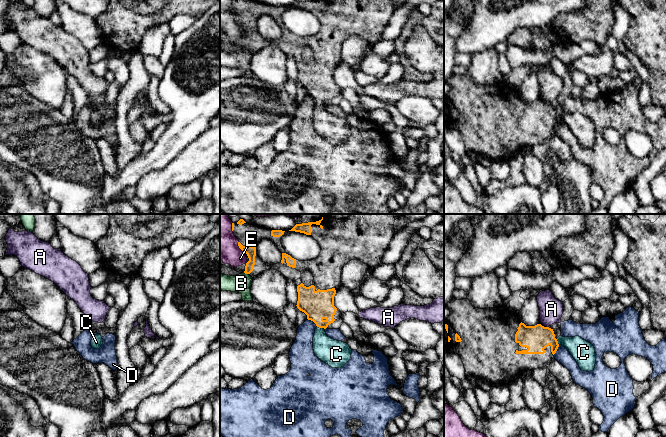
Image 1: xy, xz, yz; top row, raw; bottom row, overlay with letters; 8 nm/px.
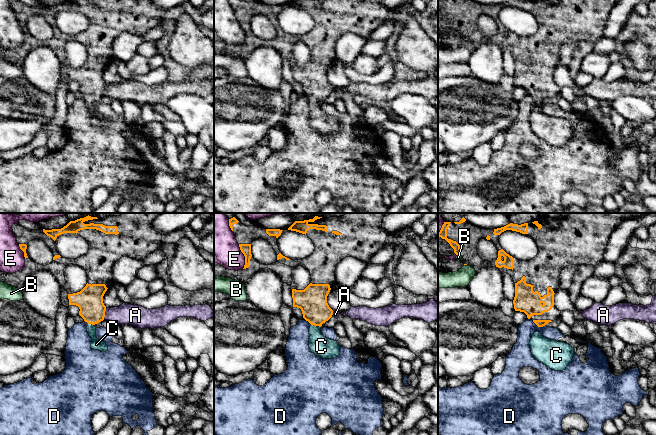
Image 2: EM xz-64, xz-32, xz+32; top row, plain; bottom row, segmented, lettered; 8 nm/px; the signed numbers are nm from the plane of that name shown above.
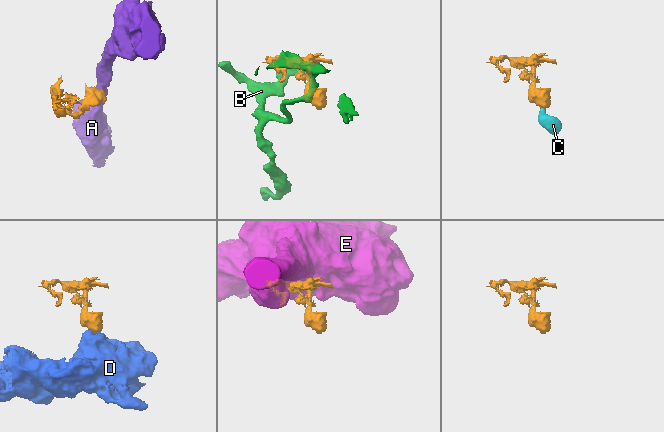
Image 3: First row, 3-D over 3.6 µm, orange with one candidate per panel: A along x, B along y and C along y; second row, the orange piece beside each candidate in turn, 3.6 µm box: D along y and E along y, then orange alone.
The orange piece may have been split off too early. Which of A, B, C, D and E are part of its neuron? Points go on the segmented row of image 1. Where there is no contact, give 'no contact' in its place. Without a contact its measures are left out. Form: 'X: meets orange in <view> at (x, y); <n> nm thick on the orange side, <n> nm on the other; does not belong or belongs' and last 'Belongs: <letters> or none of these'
A: meets orange in yz at (548, 327); 220 nm thick on the orange side, 190 nm on the other; does not belong
B: meets orange in xz at (246, 273); 80 nm thick on the orange side, 150 nm on the other; does not belong
C: meets orange in xz at (321, 327); 240 nm thick on the orange side, 220 nm on the other; belongs
D: meets orange in xz at (312, 320); 240 nm thick on the orange side, 180 nm on the other; does not belong
E: meets orange in xz at (239, 247); 80 nm thick on the orange side, 260 nm on the other; does not belong
Belongs: C

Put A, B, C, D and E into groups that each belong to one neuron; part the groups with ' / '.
A / B / C / D / E

